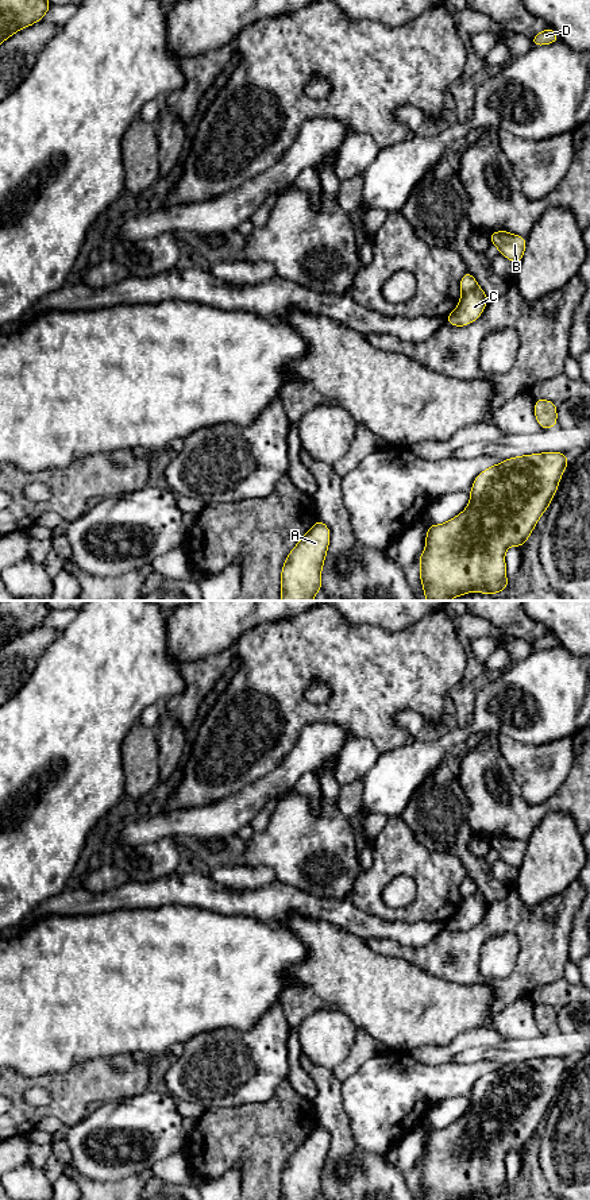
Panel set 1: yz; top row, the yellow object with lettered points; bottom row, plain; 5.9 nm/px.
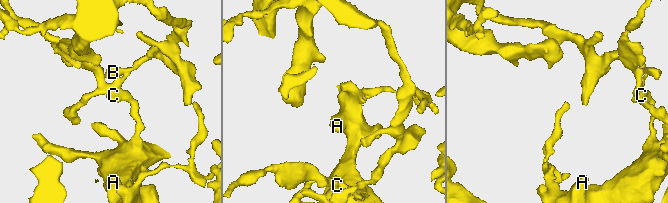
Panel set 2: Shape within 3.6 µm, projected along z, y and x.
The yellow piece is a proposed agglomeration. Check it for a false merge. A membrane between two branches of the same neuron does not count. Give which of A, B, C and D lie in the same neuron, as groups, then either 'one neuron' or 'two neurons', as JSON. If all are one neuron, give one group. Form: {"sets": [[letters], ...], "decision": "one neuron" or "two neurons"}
{"sets": [["A", "B", "C", "D"]], "decision": "one neuron"}

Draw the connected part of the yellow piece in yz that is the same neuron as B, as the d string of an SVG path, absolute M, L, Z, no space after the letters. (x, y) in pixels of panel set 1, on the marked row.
M495 231L490 232L490 239L501 255L520 265L527 247L527 238L513 235L508 231Z

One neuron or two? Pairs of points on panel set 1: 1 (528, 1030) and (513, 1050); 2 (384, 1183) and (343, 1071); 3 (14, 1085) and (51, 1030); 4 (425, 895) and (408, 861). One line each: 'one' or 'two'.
1: two
2: two
3: two
4: one

